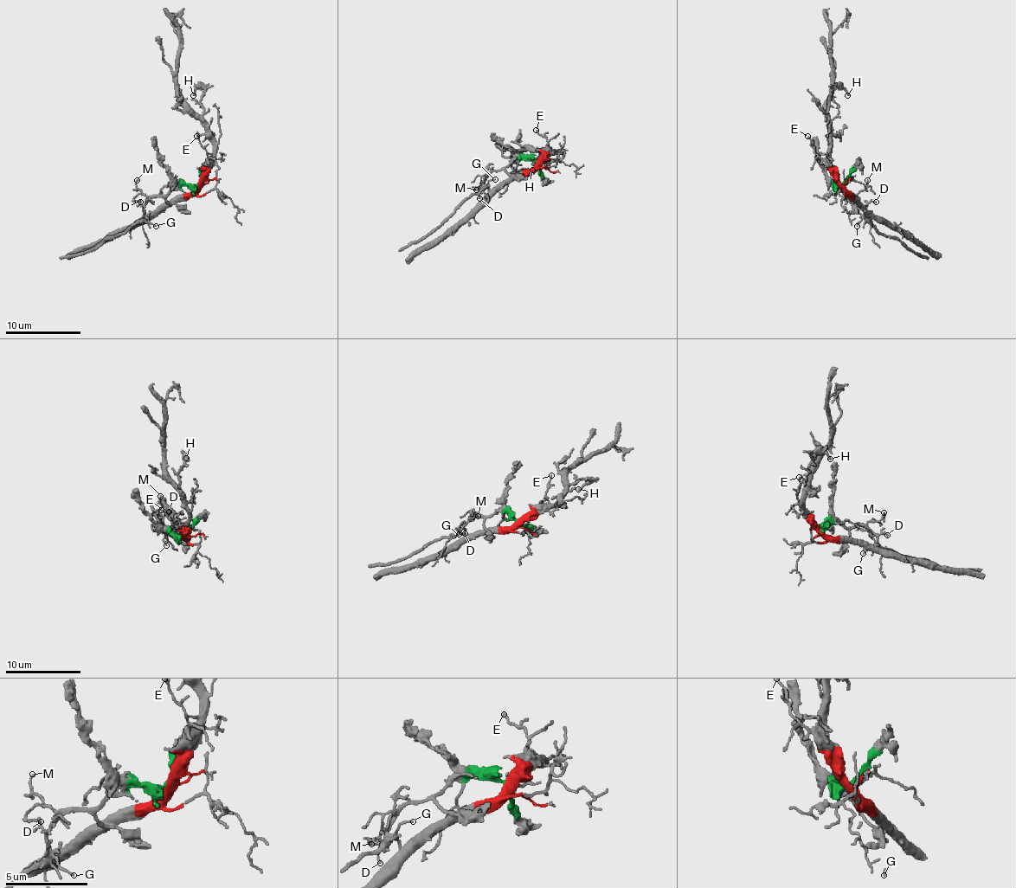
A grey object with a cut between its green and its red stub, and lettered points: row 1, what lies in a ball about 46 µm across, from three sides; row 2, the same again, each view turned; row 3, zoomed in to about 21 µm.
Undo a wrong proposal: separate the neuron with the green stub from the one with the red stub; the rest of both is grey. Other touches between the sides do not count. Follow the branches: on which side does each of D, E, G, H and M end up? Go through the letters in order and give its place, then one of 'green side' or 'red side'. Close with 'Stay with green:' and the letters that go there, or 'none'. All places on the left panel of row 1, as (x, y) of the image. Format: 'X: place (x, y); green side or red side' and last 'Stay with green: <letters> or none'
D: place (140, 202); green side
E: place (196, 136); red side
G: place (156, 226); green side
H: place (193, 95); red side
M: place (137, 180); green side
Stay with green: D, G, M

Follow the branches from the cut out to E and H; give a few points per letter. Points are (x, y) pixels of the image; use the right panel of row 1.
E: (840, 184), (808, 136)
H: (840, 184), (831, 158), (827, 106), (829, 94), (834, 89), (842, 89), (848, 94)

